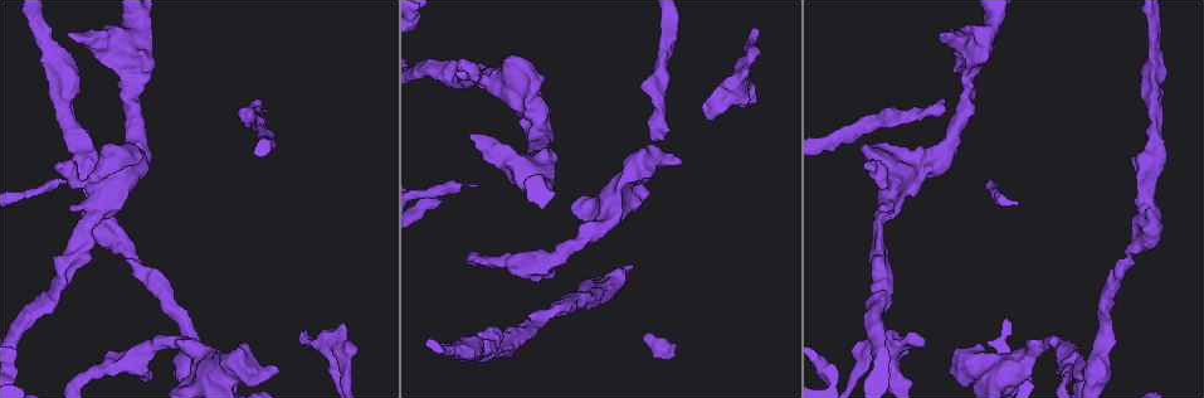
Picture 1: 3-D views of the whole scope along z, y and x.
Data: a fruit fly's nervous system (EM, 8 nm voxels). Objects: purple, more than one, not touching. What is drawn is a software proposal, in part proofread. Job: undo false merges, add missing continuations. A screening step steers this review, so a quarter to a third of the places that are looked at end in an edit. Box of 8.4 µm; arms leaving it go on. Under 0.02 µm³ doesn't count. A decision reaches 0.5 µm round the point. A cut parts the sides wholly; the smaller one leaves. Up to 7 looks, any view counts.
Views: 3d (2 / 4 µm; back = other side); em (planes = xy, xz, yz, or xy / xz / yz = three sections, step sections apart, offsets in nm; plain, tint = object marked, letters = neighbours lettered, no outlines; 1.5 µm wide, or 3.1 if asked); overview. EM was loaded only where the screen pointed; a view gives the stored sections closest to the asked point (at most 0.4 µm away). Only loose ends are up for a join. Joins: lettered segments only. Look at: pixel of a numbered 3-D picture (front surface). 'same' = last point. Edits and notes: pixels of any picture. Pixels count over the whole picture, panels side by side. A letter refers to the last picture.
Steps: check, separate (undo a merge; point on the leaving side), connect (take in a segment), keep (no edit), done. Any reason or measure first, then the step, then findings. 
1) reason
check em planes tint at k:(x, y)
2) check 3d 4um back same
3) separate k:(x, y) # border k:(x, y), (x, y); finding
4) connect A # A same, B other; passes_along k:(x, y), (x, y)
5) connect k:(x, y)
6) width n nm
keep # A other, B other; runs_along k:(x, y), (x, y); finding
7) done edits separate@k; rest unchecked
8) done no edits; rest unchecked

free end
check em planes plain at 1:(945, 98)

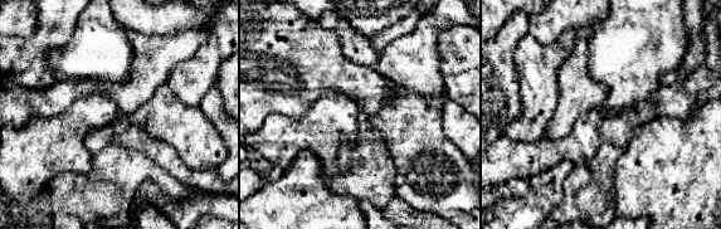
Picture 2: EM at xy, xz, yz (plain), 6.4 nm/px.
check em planes letters same

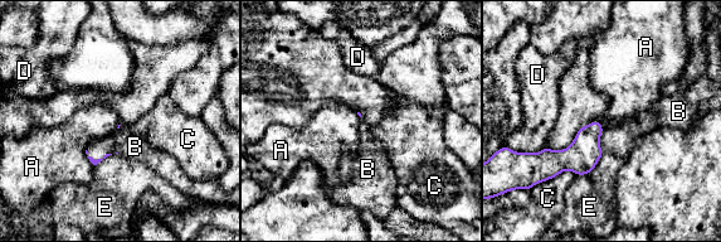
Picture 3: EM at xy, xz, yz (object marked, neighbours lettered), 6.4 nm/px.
connect B # A other, B same, C other, D other, E other; it goes on there

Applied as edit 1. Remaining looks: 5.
redraw
check overview

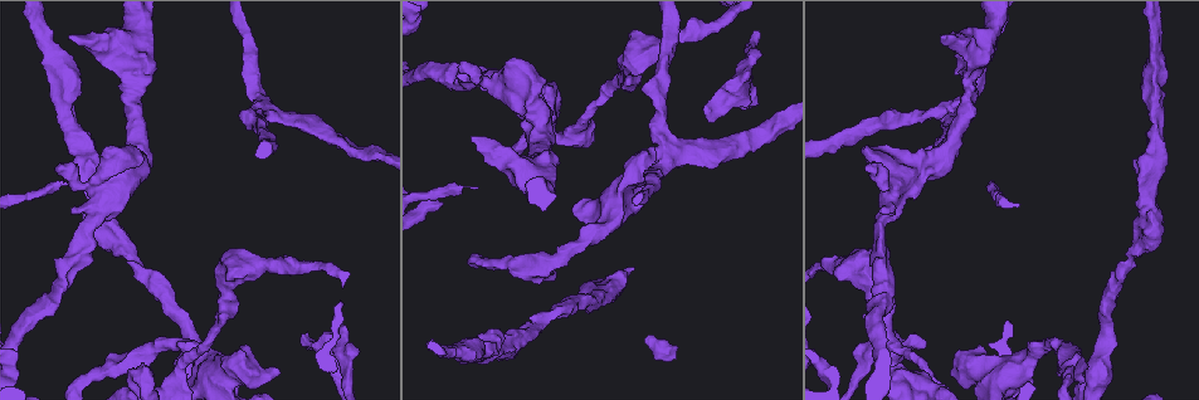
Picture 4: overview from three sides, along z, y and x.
stops while still wide
check em yz step 4 tint at 4:(279, 374)

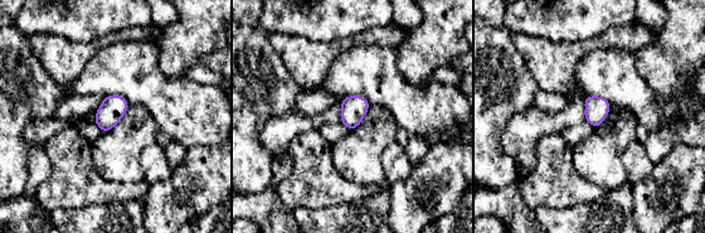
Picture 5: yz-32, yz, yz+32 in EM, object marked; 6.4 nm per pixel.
check em planes letters same

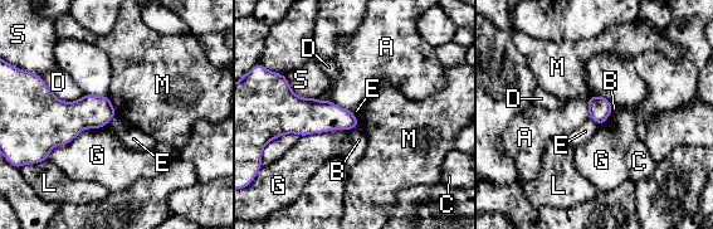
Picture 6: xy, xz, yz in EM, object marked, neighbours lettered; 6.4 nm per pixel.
keep # A other, B other, C other, D other, E other, G other, L other, M other, S other; border 6:(115, 115), (103, 126); no lettered segment goes on from it

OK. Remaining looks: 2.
narrows sharply
check 3d 2um at 4:(132, 256)

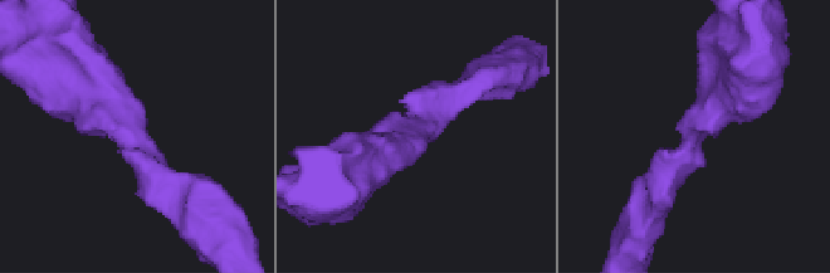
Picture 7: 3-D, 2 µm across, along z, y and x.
arm_widths 300, 300 nm; now the EM
check em planes letters at 7:(131, 139)

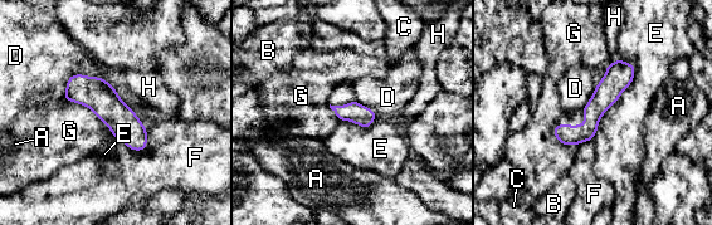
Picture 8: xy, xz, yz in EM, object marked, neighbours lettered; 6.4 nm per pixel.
keep # A other, B other, C other, D other, E other, F other, G other, H other; border 8:(632, 62), (633, 82), (591, 140); one neuron here

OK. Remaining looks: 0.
done edits connect@3; rest unchecked

